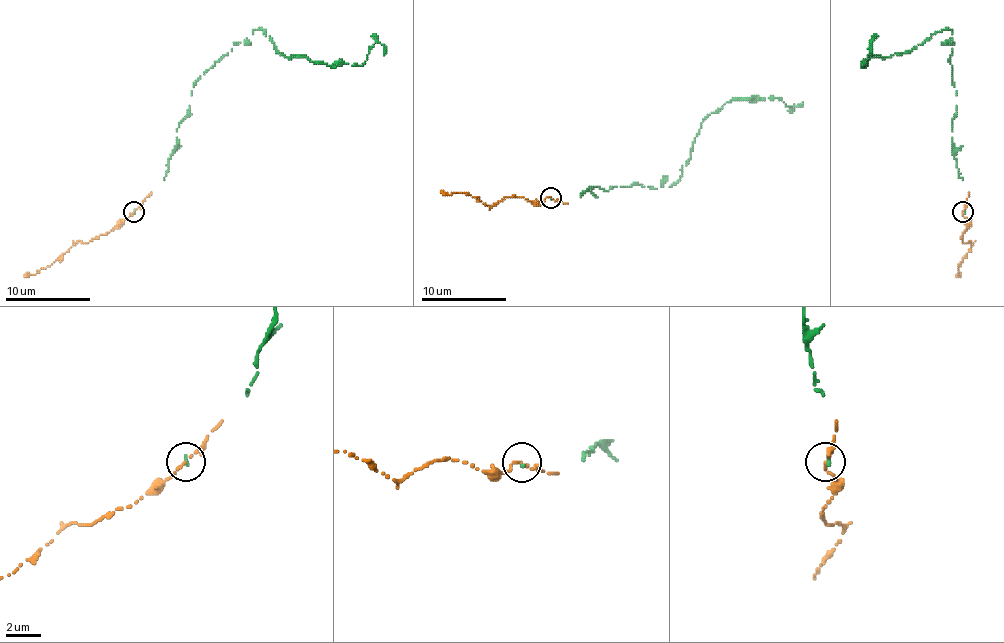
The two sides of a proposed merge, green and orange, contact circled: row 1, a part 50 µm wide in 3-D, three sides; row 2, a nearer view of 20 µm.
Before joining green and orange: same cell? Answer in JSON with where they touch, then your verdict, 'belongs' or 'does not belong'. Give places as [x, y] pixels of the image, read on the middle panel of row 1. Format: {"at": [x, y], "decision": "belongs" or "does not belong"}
{"at": [550, 197], "decision": "belongs"}

